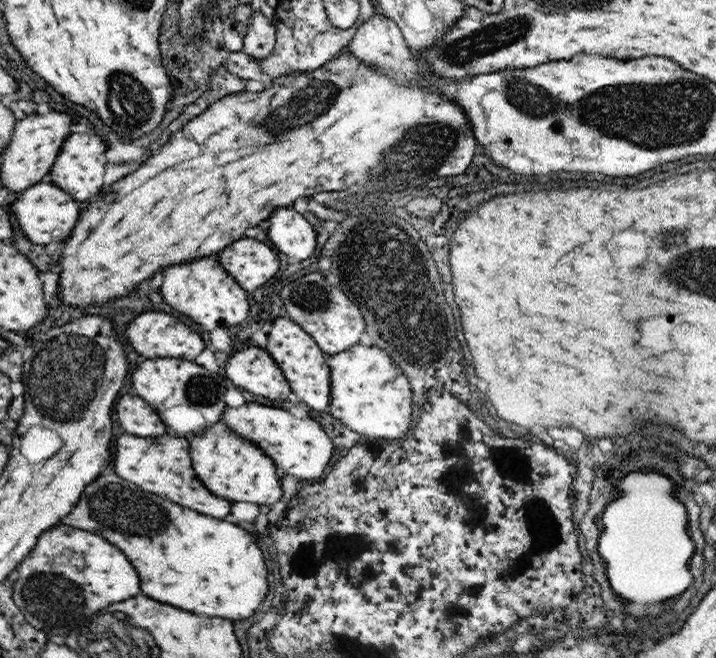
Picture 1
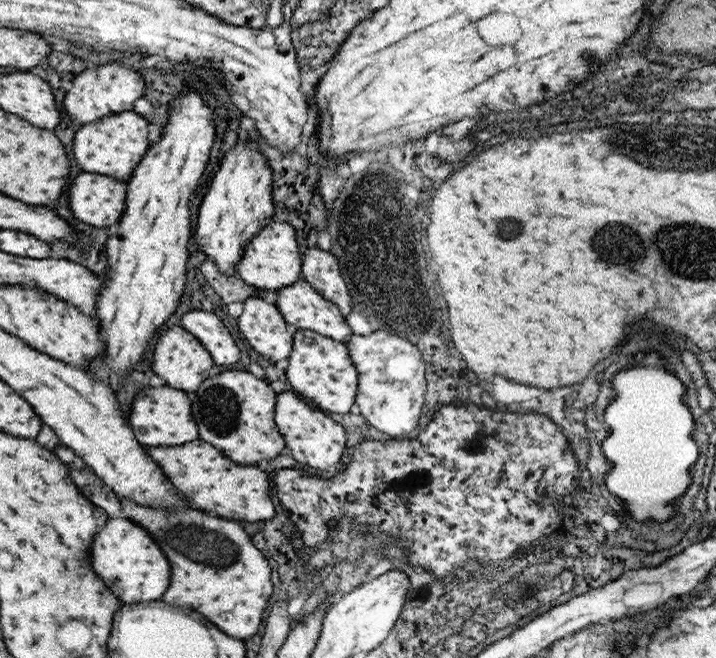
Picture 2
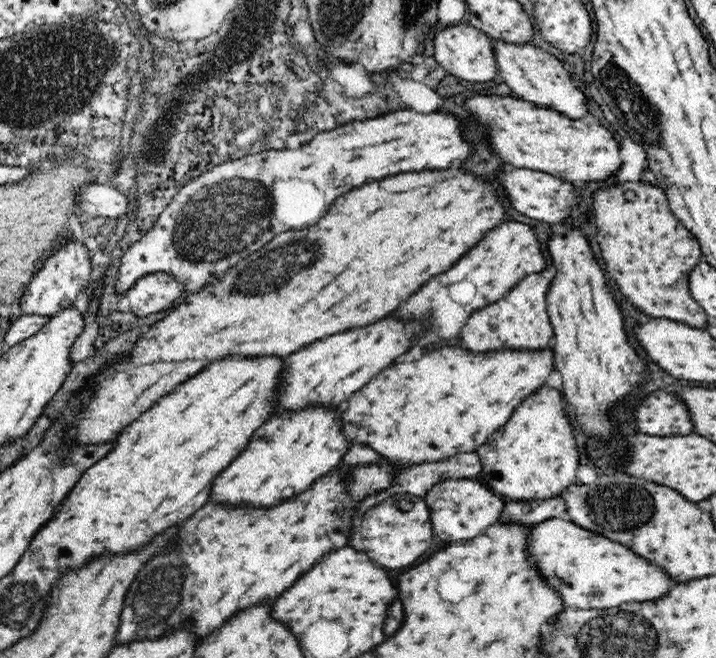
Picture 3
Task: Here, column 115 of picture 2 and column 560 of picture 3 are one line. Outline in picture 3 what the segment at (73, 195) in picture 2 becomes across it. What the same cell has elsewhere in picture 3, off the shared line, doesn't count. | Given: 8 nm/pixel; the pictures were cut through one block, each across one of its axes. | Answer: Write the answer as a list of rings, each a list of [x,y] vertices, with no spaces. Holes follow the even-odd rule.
[[[514,168],[508,174],[504,170],[500,170],[496,174],[498,184],[502,186],[502,192],[506,194],[506,202],[520,214],[534,218],[534,220],[542,220],[548,222],[550,226],[554,224],[566,224],[564,220],[572,214],[572,206],[574,200],[570,196],[570,184],[566,180],[558,180],[550,174],[542,174],[536,170],[524,170],[524,168]]]

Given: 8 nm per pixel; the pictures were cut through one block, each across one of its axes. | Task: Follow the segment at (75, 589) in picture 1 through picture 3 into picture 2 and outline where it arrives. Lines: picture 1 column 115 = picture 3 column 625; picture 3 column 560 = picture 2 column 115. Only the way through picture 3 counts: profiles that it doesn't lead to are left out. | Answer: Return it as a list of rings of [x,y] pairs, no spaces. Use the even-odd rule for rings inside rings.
[[[113,518],[103,528],[101,534],[93,536],[93,570],[101,574],[101,582],[117,594],[121,604],[139,604],[147,600],[159,600],[169,584],[169,564],[161,550],[151,542],[151,536],[143,532],[143,526],[135,526],[125,518]]]

